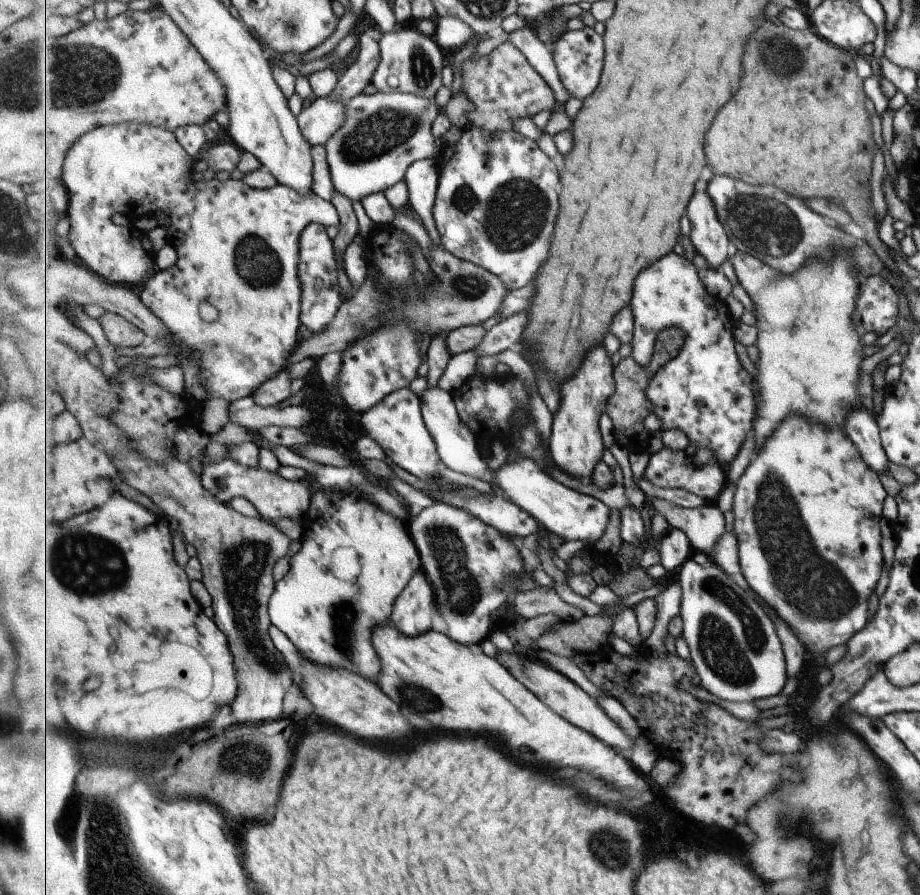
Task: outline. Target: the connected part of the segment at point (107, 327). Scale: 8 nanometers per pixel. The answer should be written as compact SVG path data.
M107 311L99 323L109 343L116 348L140 347L148 341L142 329L118 313Z

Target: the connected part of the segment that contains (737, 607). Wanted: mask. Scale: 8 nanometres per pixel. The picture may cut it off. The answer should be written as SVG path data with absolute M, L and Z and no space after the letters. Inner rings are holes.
M691 558L678 574L682 589L682 610L684 621L683 637L690 650L694 668L698 671L702 686L719 699L730 702L754 702L777 696L787 684L785 652L779 640L775 622L725 570L716 563L701 566Z

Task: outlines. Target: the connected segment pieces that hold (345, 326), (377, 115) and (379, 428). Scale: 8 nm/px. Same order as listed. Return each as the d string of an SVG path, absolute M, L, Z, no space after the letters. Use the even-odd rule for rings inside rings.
M433 239L431 243L431 256L428 261L430 277L424 280L424 290L419 290L419 284L414 281L398 289L382 289L378 279L380 270L369 267L371 256L365 256L367 274L359 290L349 300L345 300L327 331L319 335L305 336L303 344L298 345L298 350L292 355L292 363L301 362L305 358L319 360L323 354L329 352L338 352L341 355L357 343L360 337L371 335L380 327L391 327L400 321L410 325L419 341L425 340L427 335L432 341L432 338L462 327L481 325L497 314L507 292L504 283L485 268L449 254L447 250L434 244Z
M390 90L371 96L361 94L347 104L344 124L324 148L335 191L353 202L406 181L411 164L420 159L435 160L447 148L437 148L431 132L433 120L440 115L433 99Z
M406 387L379 402L374 408L362 414L361 424L367 434L377 441L389 458L407 473L417 474L421 480L439 480L441 470L437 462L442 462L438 445L422 414L422 398L411 387Z

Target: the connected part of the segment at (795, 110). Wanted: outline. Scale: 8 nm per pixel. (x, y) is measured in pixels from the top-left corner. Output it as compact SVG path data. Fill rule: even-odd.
M767 20L749 36L743 56L745 76L739 92L731 98L731 102L727 102L727 106L721 110L723 114L713 120L713 126L707 132L707 158L717 174L751 180L751 184L771 182L799 198L839 198L843 210L864 230L864 241L873 250L875 242L881 242L873 218L868 183L875 144L867 104L863 104L863 79L859 78L859 72L855 72L856 53L838 48L826 37L815 34L811 27L791 29ZM783 114L795 120L795 132L789 132L783 126L779 118ZM785 142L789 144L789 152L779 154L775 146L785 146Z

